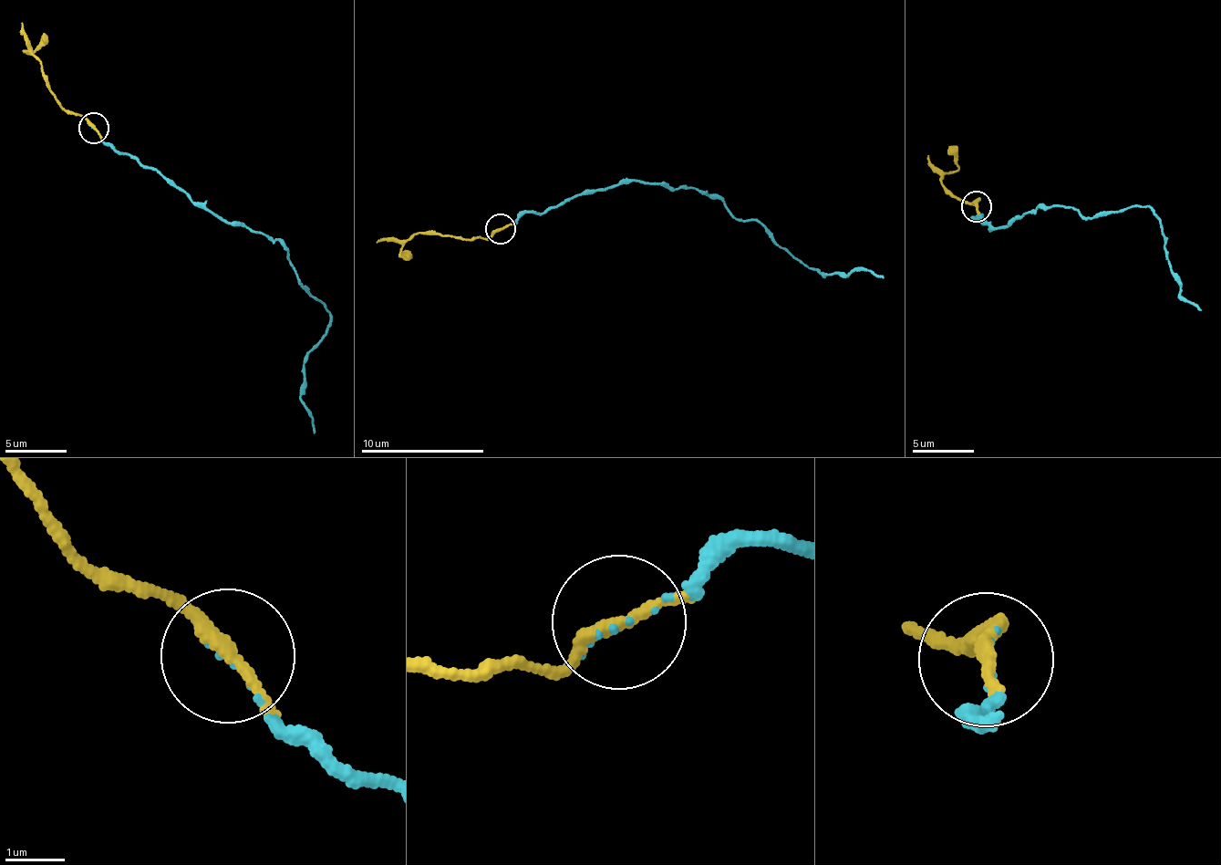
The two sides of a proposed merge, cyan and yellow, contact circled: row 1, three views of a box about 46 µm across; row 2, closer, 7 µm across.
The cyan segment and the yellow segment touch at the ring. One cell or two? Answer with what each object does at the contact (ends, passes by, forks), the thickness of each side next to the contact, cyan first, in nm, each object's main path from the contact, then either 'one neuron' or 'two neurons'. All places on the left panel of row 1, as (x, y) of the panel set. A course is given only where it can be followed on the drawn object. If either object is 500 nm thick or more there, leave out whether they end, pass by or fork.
cyan ends; yellow passes by; calibres 50 and 190 nm; course cyan (95, 129), (207, 212), (285, 244), (301, 284), (329, 317), (322, 342), (305, 357), (302, 403), (315, 433); course yellow (95, 129), (79, 115), (62, 109), (42, 70), (41, 59), (26, 53), (37, 47), (43, 34); one neuron

